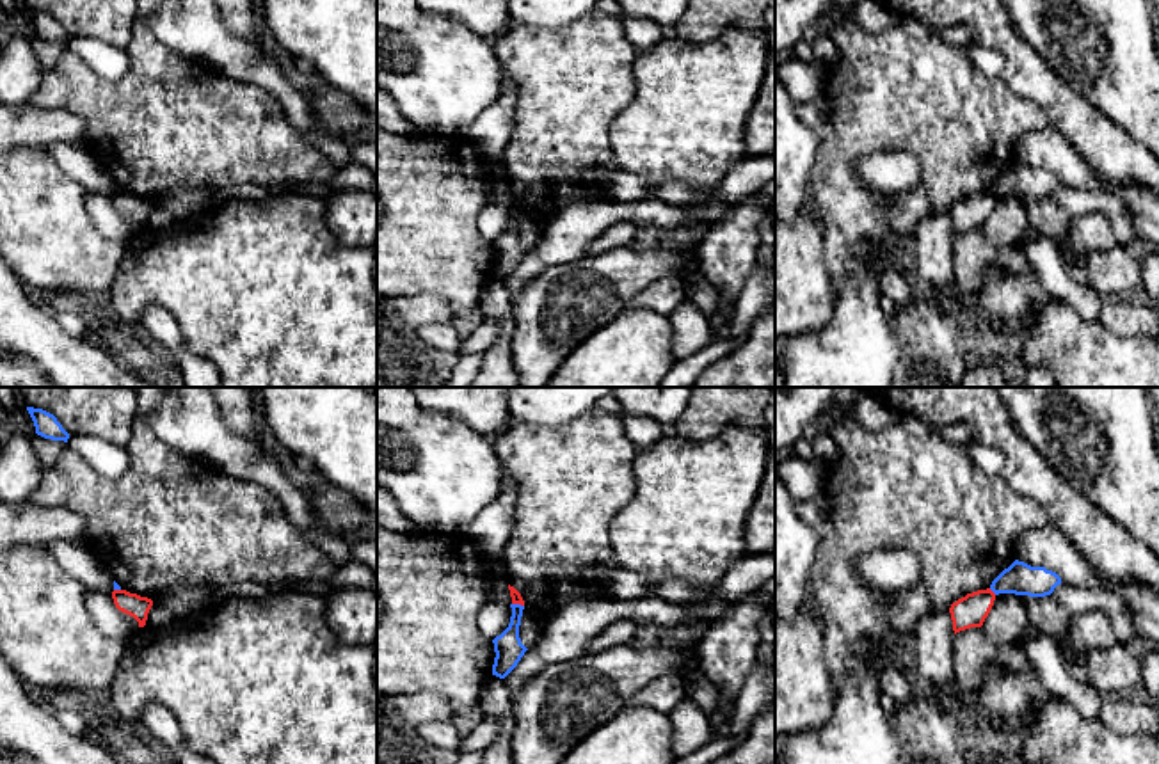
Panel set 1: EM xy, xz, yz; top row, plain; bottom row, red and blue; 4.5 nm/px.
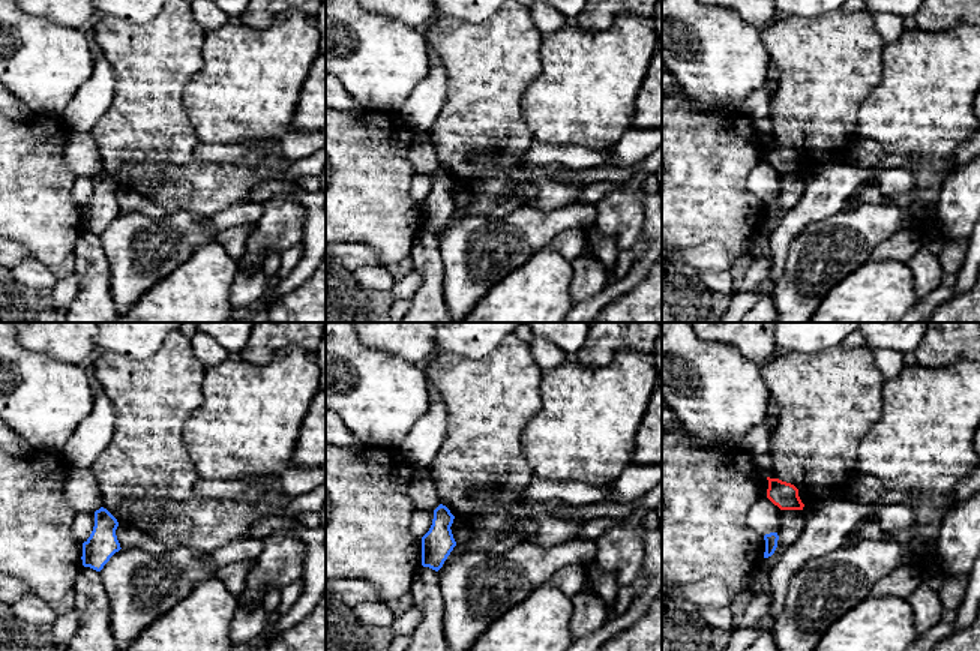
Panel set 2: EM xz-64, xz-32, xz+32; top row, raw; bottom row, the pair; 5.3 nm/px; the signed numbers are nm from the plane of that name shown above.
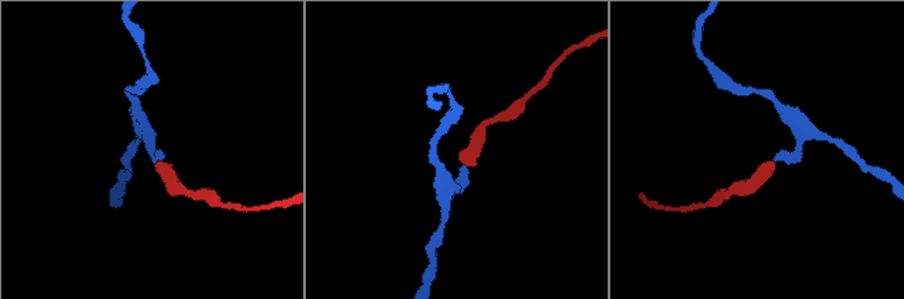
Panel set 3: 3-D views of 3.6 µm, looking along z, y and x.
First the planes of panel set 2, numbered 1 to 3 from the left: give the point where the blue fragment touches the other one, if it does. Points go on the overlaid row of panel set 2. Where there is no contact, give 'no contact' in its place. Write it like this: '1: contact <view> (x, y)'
1: no contact
2: no contact
3: no contact

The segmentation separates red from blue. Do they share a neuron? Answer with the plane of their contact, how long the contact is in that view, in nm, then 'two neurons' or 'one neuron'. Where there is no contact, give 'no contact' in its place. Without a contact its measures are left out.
contact in yz; length 50 nm; two neurons

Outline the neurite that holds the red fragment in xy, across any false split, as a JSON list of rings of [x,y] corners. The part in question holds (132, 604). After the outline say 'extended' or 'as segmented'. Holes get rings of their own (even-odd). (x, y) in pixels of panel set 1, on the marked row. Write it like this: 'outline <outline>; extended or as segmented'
outline [[[114,590],[112,599],[119,611],[133,617],[139,622],[139,627],[146,625],[148,613],[153,606],[151,599],[130,593],[126,590]]]; as segmented

